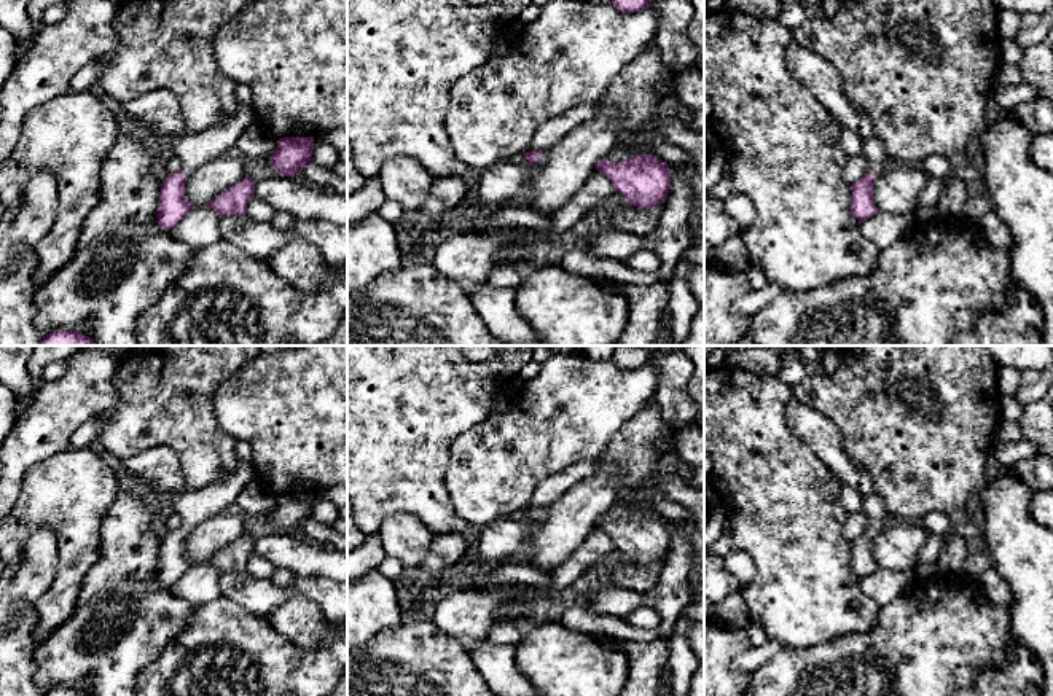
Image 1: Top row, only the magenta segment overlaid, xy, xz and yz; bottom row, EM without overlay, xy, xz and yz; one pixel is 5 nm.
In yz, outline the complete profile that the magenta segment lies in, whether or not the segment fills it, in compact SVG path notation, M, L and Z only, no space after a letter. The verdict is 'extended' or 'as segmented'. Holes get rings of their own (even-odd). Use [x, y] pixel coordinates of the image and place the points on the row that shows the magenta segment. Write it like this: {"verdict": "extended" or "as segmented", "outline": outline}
{"verdict": "extended", "outline": "M876 135L863 137L862 154L868 159L868 172L851 185L851 212L859 221L865 221L878 213L873 201L873 185L879 174L891 164L883 140Z"}

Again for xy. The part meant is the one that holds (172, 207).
{"verdict": "extended", "outline": "M239 104L236 115L226 124L175 139L174 154L182 161L182 170L169 174L161 185L156 218L162 229L172 229L188 212L198 209L185 197L186 177L202 164L221 154L234 153L237 139L253 121L253 107Z"}

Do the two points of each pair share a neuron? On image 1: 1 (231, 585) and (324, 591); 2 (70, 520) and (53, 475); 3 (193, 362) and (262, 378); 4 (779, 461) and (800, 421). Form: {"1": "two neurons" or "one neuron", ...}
{"1": "one neuron", "2": "one neuron", "3": "two neurons", "4": "two neurons"}

